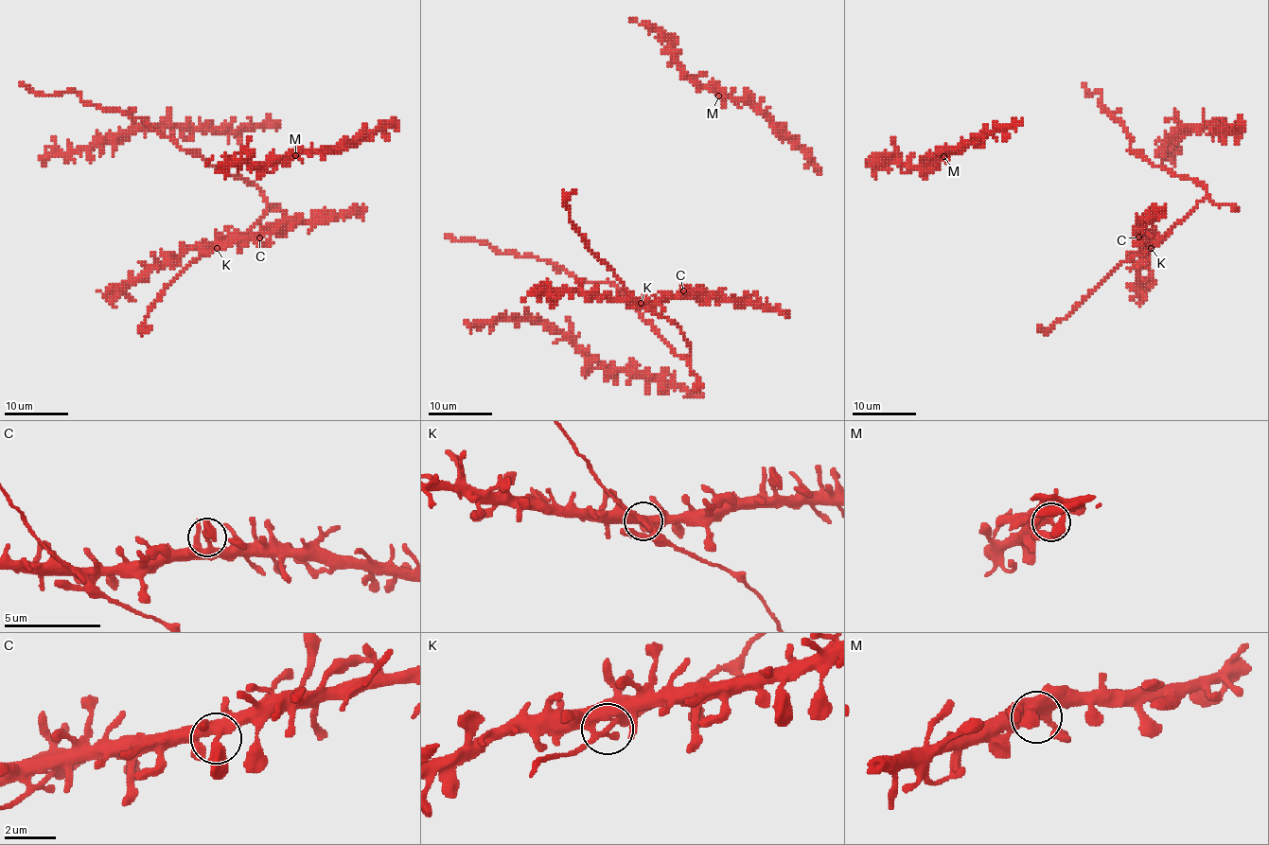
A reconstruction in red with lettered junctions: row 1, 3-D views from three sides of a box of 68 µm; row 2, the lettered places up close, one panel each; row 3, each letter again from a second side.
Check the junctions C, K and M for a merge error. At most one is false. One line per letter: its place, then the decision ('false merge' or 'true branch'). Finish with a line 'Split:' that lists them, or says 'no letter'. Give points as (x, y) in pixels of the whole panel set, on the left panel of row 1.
C: at (259, 237); true branch
K: at (217, 248); true branch
M: at (295, 155); true branch
Split: no letter

